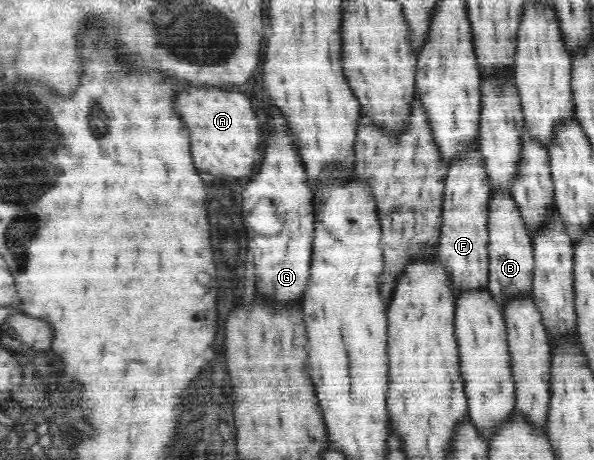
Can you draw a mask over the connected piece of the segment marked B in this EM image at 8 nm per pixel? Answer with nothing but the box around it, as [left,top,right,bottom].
[487,189,535,310]

